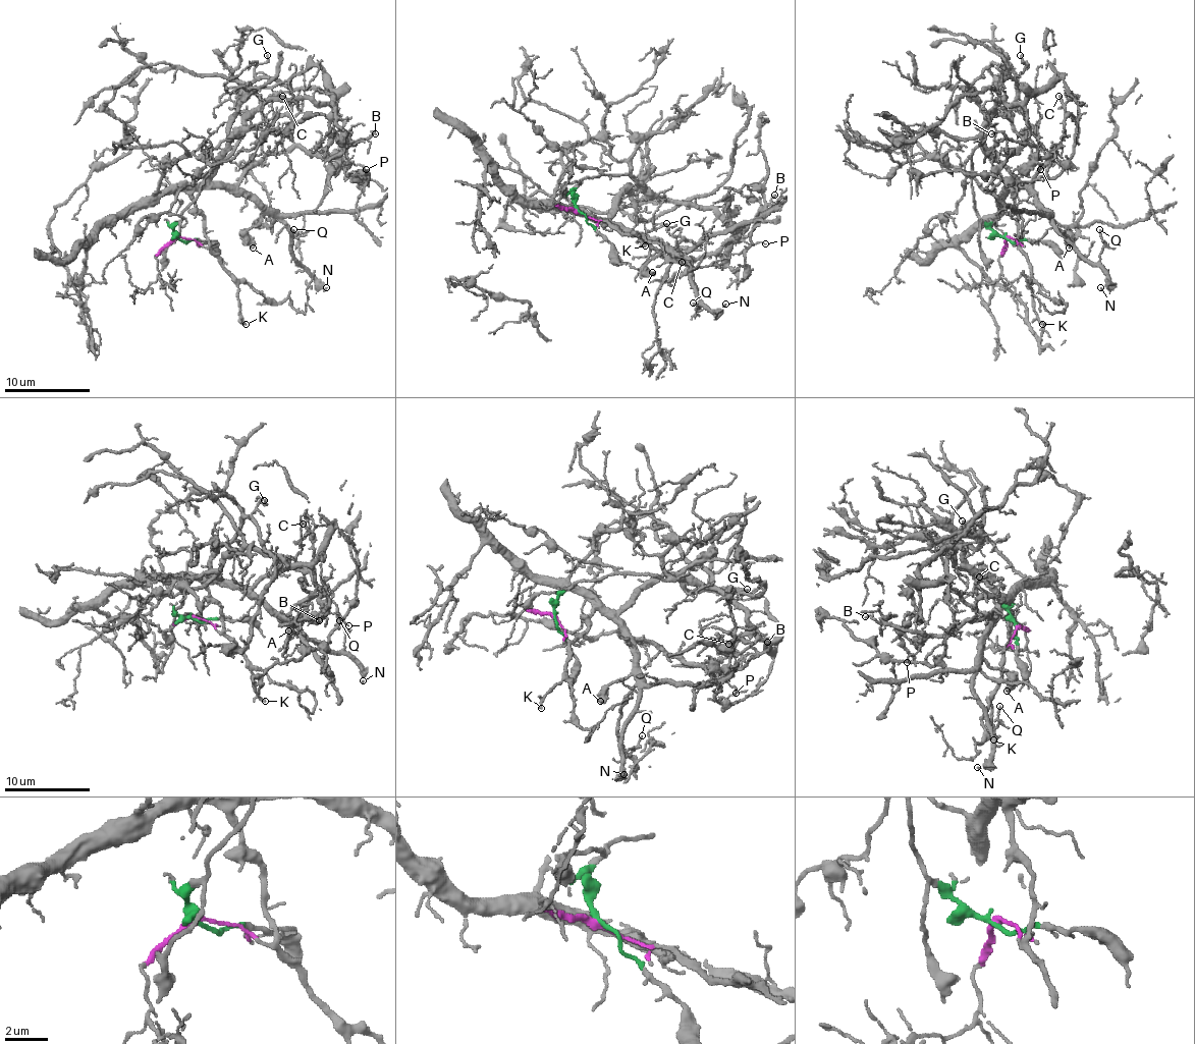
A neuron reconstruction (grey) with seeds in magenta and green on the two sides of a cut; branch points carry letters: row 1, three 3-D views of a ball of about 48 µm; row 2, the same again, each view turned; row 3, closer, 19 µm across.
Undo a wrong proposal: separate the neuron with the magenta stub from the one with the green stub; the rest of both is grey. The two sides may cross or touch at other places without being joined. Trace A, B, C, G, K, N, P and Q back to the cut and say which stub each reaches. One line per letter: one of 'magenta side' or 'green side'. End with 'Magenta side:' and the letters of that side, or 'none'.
A: magenta side
B: magenta side
C: magenta side
G: magenta side
K: magenta side
N: magenta side
P: magenta side
Q: magenta side
Magenta side: A, B, C, G, K, N, P, Q

